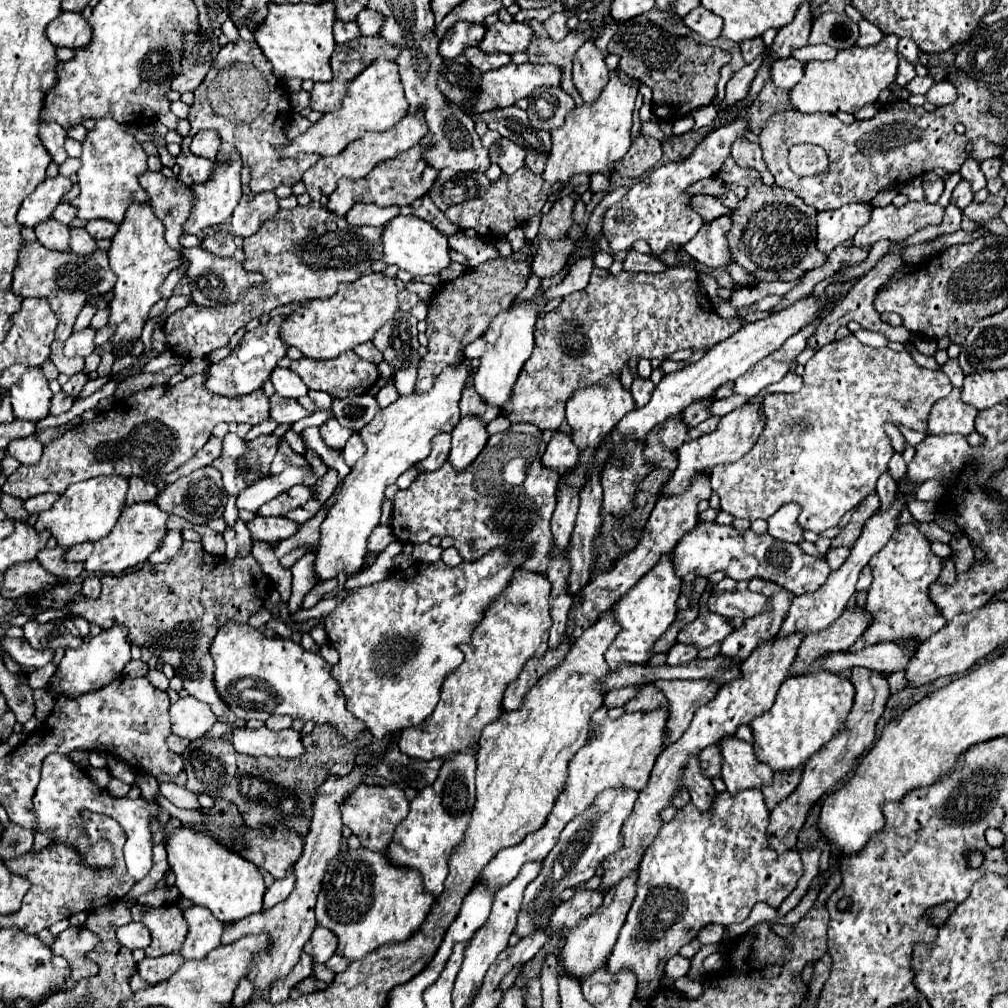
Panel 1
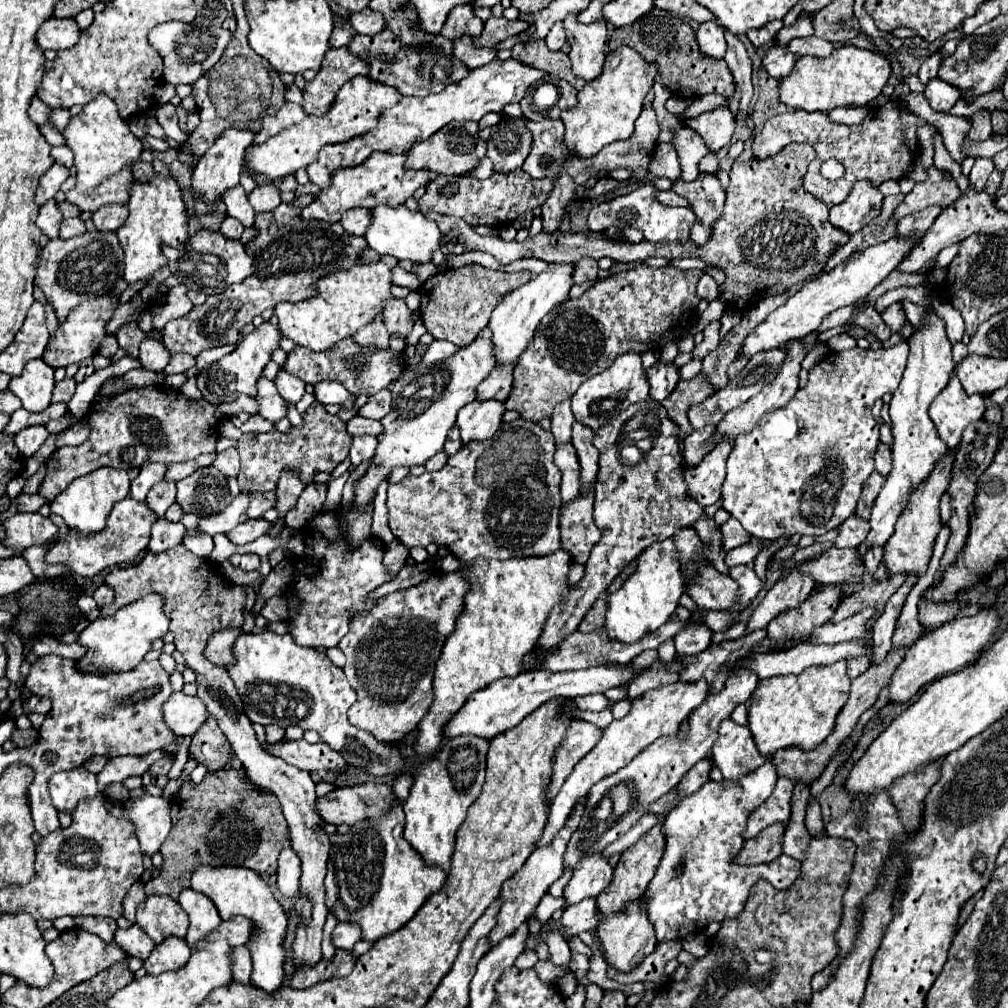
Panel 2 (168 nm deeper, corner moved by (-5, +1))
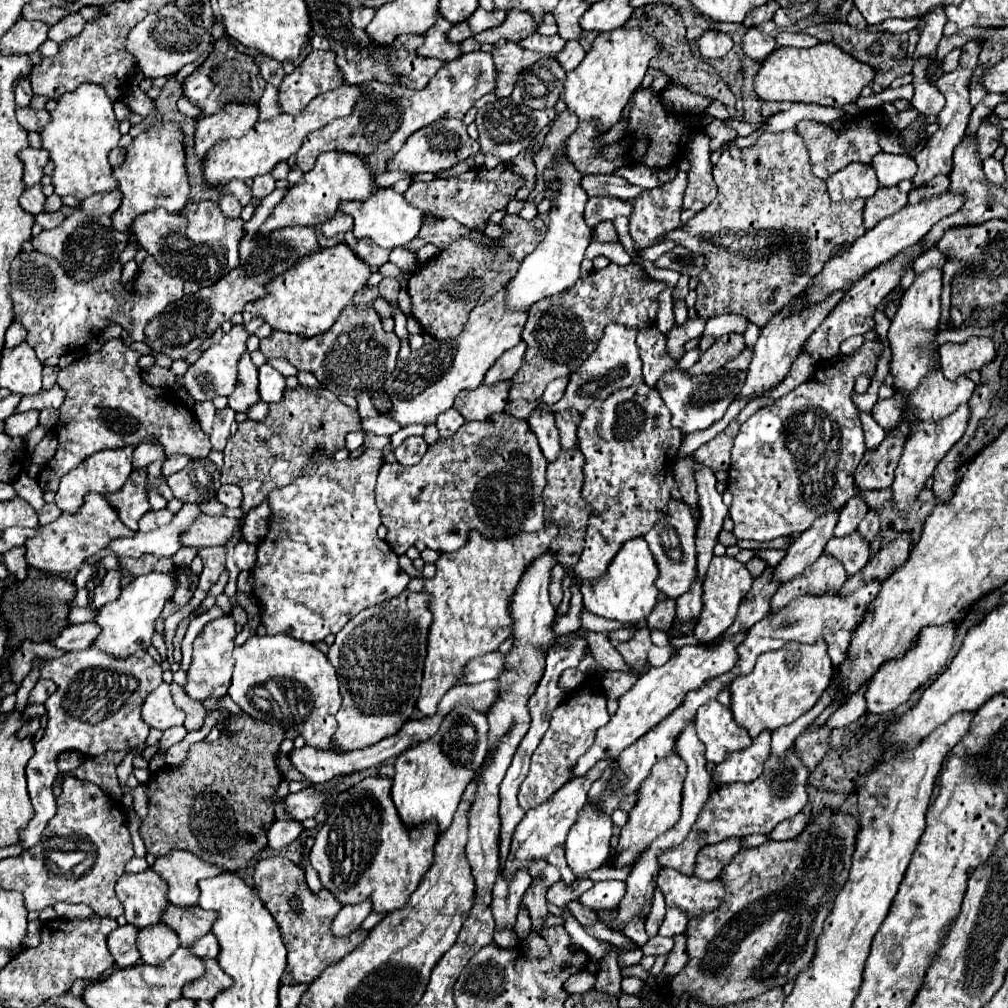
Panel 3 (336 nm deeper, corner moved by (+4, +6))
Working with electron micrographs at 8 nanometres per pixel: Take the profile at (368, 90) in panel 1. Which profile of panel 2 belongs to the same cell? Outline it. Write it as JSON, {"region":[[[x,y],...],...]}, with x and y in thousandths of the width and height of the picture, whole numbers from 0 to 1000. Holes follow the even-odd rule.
{"region":[[[354,75],[334,91],[332,101],[320,115],[305,115],[301,121],[279,129],[261,143],[251,143],[243,151],[241,167],[245,167],[247,173],[261,173],[269,181],[285,173],[293,173],[297,167],[305,167],[322,143],[342,141],[366,131],[374,123],[378,109],[390,105],[390,101],[394,101],[396,97],[398,93],[394,93],[394,89],[390,89],[388,85],[374,85],[374,81],[366,81],[366,75]]]}

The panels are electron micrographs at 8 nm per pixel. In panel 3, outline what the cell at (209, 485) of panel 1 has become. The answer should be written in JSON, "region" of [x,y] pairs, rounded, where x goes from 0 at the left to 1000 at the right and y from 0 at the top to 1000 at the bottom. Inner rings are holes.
{"region":[[[206,453],[194,455],[188,457],[181,467],[169,471],[165,479],[169,481],[173,493],[181,499],[206,499],[214,495],[218,485],[218,467]]]}

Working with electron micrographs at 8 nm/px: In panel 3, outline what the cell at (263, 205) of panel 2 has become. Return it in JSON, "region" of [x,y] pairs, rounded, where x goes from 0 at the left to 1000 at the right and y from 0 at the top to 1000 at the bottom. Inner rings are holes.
{"region":[[[266,172],[266,174],[258,174],[252,178],[250,182],[250,195],[252,197],[262,197],[266,191],[270,191],[274,188],[272,184],[272,176]]]}

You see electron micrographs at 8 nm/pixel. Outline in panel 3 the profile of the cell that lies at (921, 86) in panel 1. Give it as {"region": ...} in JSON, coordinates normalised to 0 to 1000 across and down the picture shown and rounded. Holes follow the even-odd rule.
{"region":[[[927,9],[925,13],[921,13],[921,17],[915,19],[913,23],[913,41],[909,45],[909,53],[907,53],[907,61],[921,57],[925,53],[929,53],[931,43],[935,39],[935,27],[938,25],[938,15],[937,9]]]}

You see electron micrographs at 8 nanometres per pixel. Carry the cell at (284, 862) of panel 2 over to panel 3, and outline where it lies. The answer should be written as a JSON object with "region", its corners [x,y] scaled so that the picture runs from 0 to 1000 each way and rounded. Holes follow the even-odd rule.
{"region":[[[272,814],[270,820],[266,822],[266,840],[272,846],[282,844],[296,828],[300,826],[300,818],[296,814]]]}

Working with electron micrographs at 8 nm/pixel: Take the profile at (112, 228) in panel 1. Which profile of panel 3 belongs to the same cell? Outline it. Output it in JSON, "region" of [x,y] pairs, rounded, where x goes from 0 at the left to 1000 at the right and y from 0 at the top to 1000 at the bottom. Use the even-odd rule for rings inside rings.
{"region":[[[115,188],[109,191],[97,191],[97,193],[83,197],[79,201],[79,207],[85,213],[107,213],[109,215],[119,205],[119,199],[121,199],[121,191]]]}

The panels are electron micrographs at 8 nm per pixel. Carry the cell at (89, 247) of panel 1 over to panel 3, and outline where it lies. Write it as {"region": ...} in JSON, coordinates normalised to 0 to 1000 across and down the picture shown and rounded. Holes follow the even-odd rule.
{"region":[[[56,209],[56,211],[40,211],[36,213],[36,221],[42,223],[42,227],[52,227],[56,223],[60,223],[63,219],[63,211],[62,209]]]}

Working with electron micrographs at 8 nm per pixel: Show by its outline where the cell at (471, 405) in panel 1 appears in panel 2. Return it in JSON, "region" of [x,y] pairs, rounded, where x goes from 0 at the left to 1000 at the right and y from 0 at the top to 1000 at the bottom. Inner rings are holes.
{"region":[[[509,361],[493,363],[473,385],[473,397],[503,397],[509,381]]]}

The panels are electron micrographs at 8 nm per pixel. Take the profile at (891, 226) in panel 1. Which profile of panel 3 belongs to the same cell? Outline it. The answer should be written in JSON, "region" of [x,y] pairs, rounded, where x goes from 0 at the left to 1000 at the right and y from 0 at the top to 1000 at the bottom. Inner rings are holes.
{"region":[[[962,39],[958,45],[954,45],[954,55],[952,55],[952,63],[946,70],[942,72],[933,72],[931,70],[931,61],[923,61],[921,63],[921,74],[927,76],[927,84],[933,88],[933,92],[938,96],[938,104],[931,114],[931,122],[933,128],[921,138],[921,142],[915,146],[915,150],[907,156],[909,164],[911,164],[911,172],[905,178],[905,186],[915,186],[921,180],[925,180],[929,174],[942,174],[944,172],[944,152],[948,148],[948,144],[952,144],[952,140],[956,138],[956,130],[960,124],[960,116],[964,112],[964,106],[960,102],[960,84],[962,78],[966,74],[966,68],[970,66],[970,53],[972,53],[972,43],[974,39]]]}

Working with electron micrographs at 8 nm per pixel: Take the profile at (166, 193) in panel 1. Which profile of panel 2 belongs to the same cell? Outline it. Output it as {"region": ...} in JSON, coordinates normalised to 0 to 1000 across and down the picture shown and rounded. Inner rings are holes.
{"region":[[[136,159],[136,161],[130,165],[130,170],[132,177],[136,177],[136,179],[140,179],[140,181],[148,181],[148,177],[152,177],[152,173],[154,173],[152,165],[150,165],[148,161],[140,161],[140,159]]]}

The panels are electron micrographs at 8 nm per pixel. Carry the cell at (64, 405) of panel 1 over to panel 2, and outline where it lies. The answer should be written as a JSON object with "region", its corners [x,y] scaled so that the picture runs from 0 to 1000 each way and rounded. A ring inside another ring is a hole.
{"region":[[[63,375],[61,379],[55,381],[51,397],[53,399],[68,399],[72,391],[74,391],[74,377],[72,375]]]}

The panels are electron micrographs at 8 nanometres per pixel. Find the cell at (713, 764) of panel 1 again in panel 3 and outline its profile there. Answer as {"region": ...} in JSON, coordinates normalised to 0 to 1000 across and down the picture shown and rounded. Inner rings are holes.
{"region":[[[667,747],[667,749],[663,749],[663,751],[659,751],[657,755],[651,757],[645,771],[639,775],[639,779],[635,779],[633,797],[625,805],[625,813],[615,824],[615,836],[613,836],[615,842],[613,842],[613,846],[609,848],[609,854],[607,854],[609,860],[629,858],[635,852],[635,848],[639,846],[639,842],[643,842],[643,838],[651,830],[655,830],[657,826],[667,822],[667,818],[675,811],[675,795],[677,795],[679,773],[681,773],[681,759],[679,759],[679,753],[675,749]]]}

